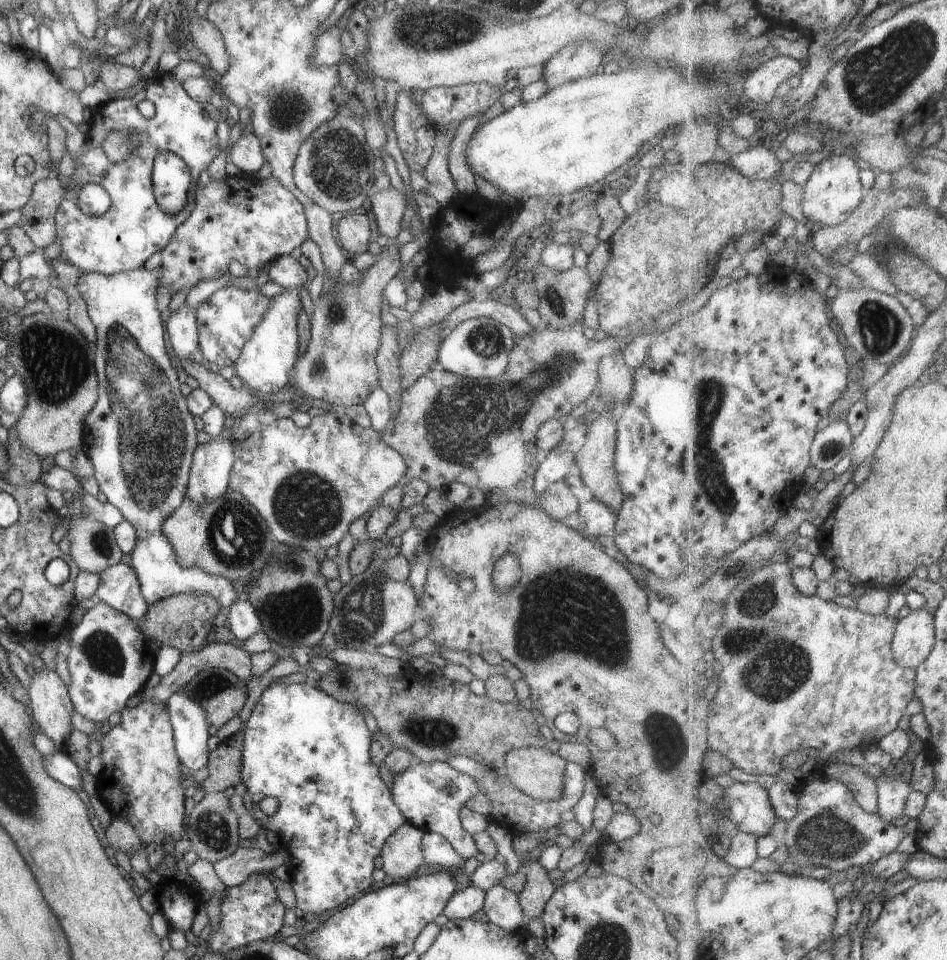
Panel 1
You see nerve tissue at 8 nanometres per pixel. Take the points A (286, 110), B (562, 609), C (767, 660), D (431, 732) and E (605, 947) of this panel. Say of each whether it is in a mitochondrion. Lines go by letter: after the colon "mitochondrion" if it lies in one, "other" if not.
A: mitochondrion
B: mitochondrion
C: mitochondrion
D: mitochondrion
E: mitochondrion

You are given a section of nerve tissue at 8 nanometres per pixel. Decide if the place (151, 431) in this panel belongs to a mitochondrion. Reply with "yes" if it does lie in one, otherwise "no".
yes

